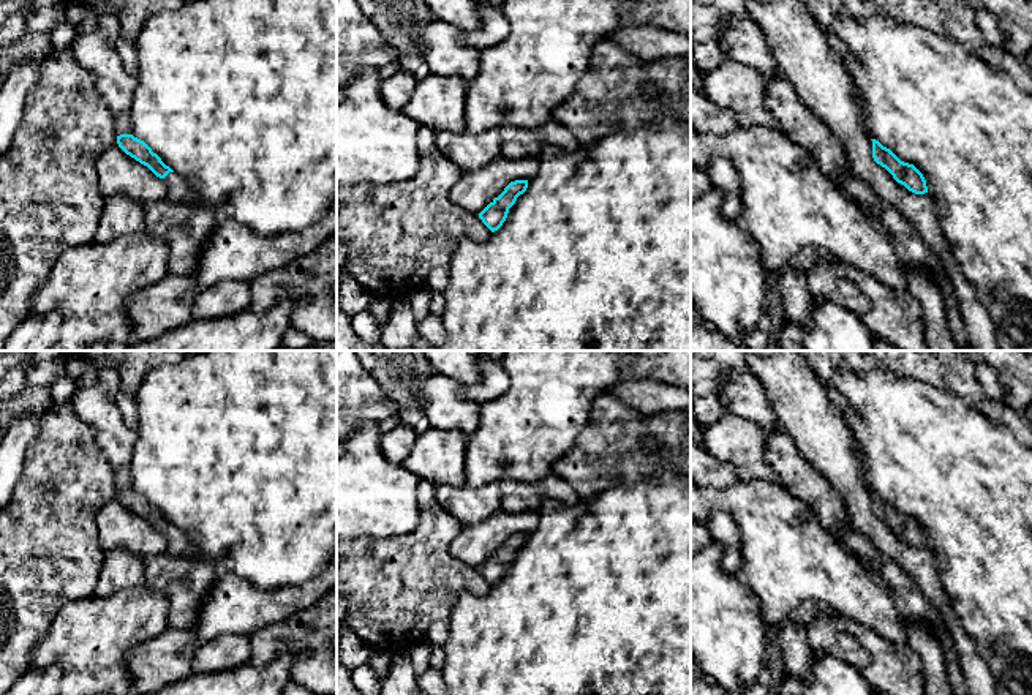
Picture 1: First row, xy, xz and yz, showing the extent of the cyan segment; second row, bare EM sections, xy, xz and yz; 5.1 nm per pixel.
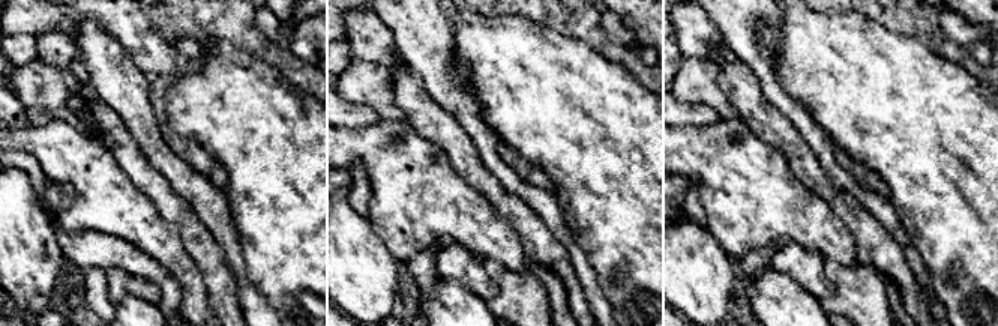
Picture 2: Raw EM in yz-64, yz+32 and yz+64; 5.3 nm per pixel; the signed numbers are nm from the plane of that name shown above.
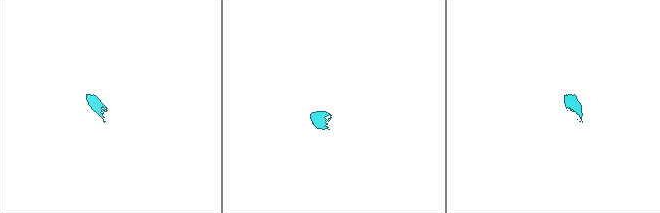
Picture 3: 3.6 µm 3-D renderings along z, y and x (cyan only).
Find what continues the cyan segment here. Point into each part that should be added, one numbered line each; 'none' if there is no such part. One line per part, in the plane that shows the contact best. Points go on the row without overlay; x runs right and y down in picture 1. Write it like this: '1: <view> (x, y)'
1: xy (97, 405)
2: xy (177, 542)

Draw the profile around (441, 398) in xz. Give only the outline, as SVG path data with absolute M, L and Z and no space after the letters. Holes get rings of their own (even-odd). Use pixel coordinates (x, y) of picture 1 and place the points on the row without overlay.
M433 374L420 384L417 396L431 428L457 430L468 438L476 433L480 403L463 395L461 384Z

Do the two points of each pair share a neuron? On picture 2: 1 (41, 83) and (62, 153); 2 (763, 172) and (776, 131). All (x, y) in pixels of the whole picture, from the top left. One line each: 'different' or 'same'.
1: different
2: different

